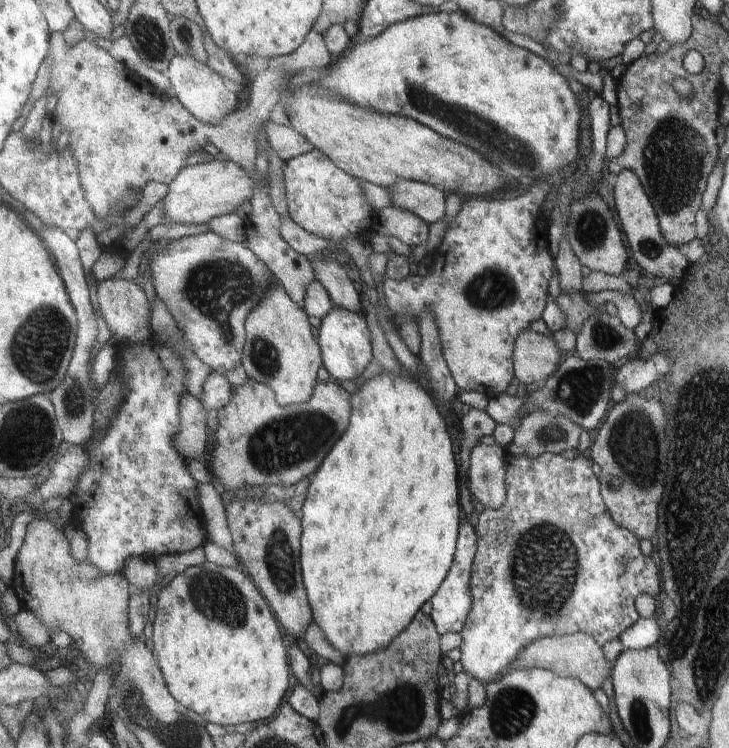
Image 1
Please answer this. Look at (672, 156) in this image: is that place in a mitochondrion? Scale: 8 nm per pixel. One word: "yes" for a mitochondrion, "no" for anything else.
yes

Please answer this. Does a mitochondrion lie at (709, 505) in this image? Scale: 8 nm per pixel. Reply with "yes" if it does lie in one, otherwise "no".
yes

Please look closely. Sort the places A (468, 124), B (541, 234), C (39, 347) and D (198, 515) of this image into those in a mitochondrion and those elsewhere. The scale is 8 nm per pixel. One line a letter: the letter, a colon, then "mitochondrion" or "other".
A: mitochondrion
B: other
C: mitochondrion
D: other

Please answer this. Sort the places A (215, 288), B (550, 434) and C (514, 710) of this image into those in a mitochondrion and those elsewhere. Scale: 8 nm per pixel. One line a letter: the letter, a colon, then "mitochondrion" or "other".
A: mitochondrion
B: mitochondrion
C: mitochondrion

